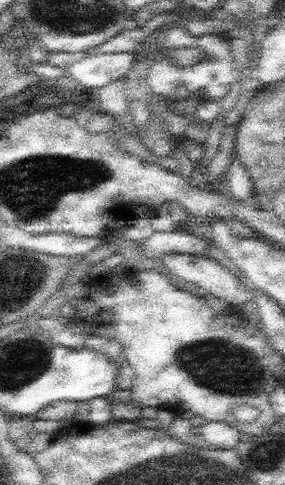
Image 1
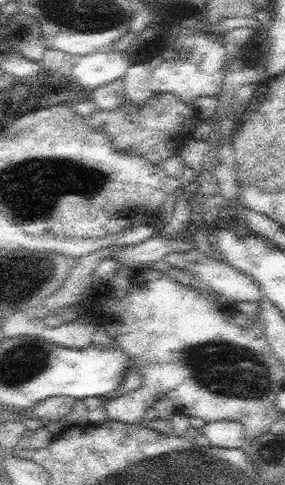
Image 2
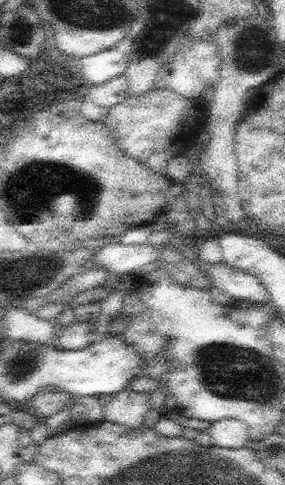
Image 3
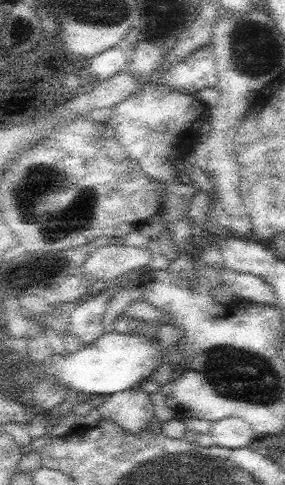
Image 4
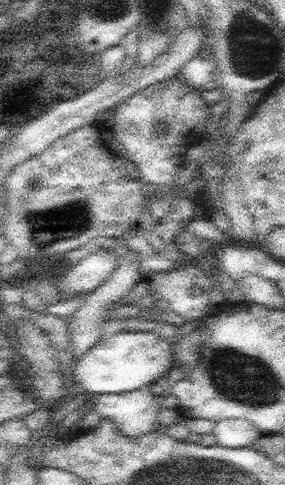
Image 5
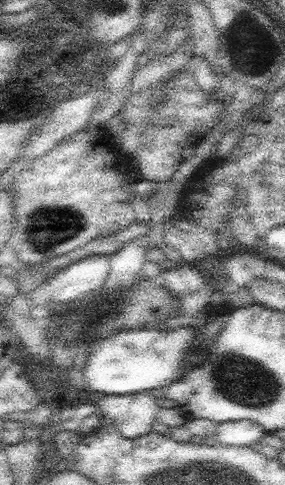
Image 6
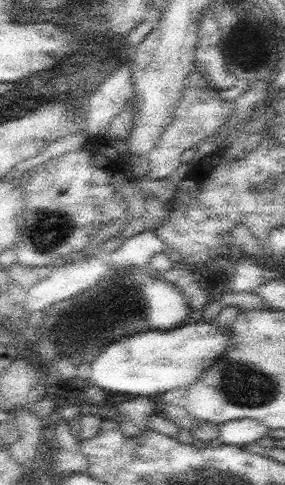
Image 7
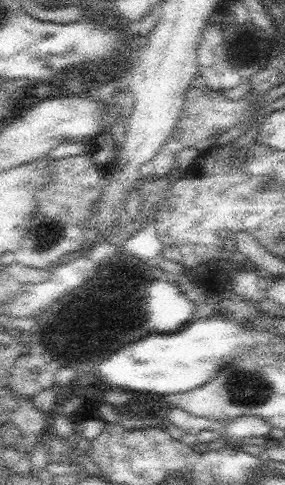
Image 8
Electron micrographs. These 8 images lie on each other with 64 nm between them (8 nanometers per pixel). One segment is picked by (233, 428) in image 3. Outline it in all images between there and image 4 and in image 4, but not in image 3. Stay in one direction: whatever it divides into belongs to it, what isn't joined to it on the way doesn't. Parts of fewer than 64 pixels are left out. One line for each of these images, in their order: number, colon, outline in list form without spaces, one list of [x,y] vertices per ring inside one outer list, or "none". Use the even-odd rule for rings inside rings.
4: [[[225,418],[213,424],[211,432],[213,442],[221,448],[231,448],[231,450],[239,450],[245,446],[253,446],[255,442],[255,434],[253,428],[249,426],[249,422],[241,420],[241,418]]]

